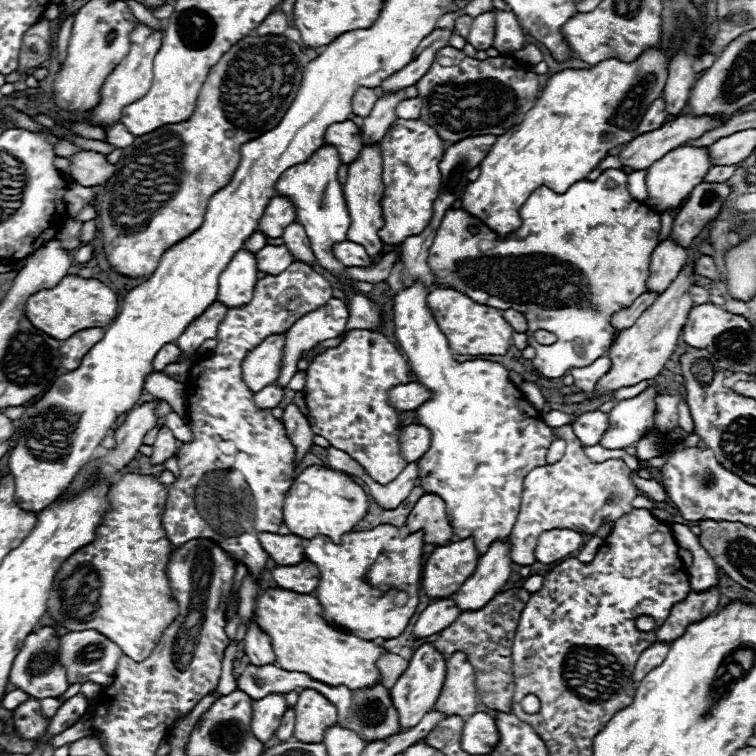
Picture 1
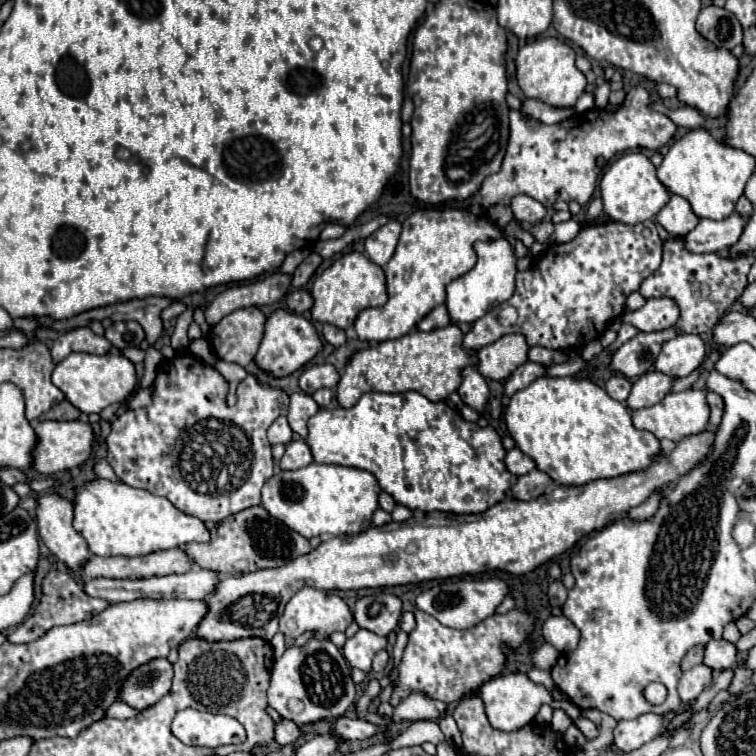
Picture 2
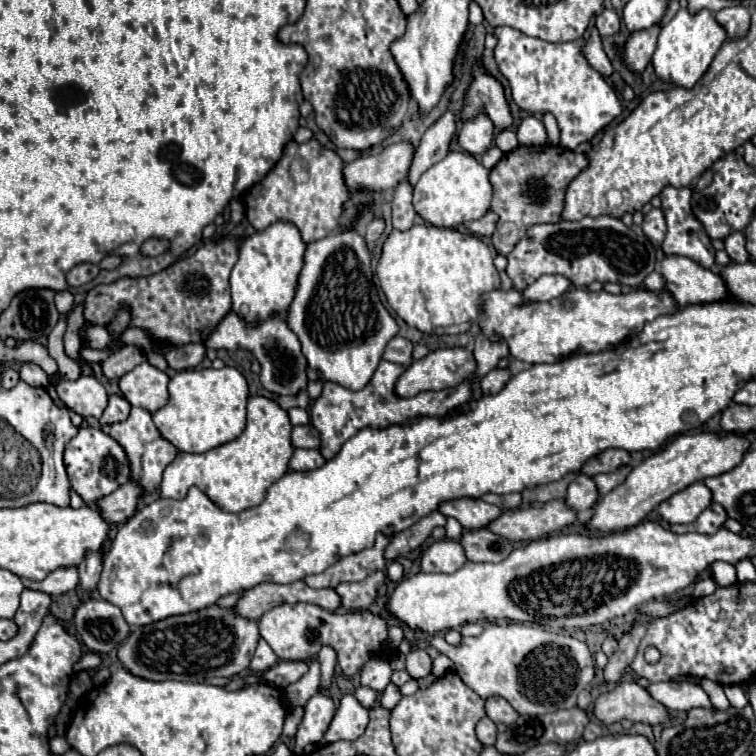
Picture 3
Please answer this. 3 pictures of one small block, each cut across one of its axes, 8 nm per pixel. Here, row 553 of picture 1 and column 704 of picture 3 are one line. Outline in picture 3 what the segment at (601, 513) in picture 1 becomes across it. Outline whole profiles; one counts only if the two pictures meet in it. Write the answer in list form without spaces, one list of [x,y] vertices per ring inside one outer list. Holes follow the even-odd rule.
[[[712,502],[692,524],[676,524],[670,526],[672,532],[676,534],[686,534],[686,532],[704,532],[704,534],[716,534],[720,528],[724,528],[724,522],[728,520],[726,510]]]

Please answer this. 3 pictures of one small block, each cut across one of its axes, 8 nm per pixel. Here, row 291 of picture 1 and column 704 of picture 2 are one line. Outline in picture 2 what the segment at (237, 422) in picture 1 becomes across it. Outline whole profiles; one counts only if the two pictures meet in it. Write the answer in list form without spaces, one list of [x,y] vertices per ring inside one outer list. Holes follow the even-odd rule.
[[[672,238],[664,242],[662,266],[642,282],[640,294],[650,298],[672,298],[680,308],[680,318],[676,322],[678,332],[702,334],[710,330],[724,312],[738,300],[738,294],[746,288],[746,274],[754,262],[754,256],[742,258],[722,258],[718,254],[690,254],[682,246],[682,238]]]

